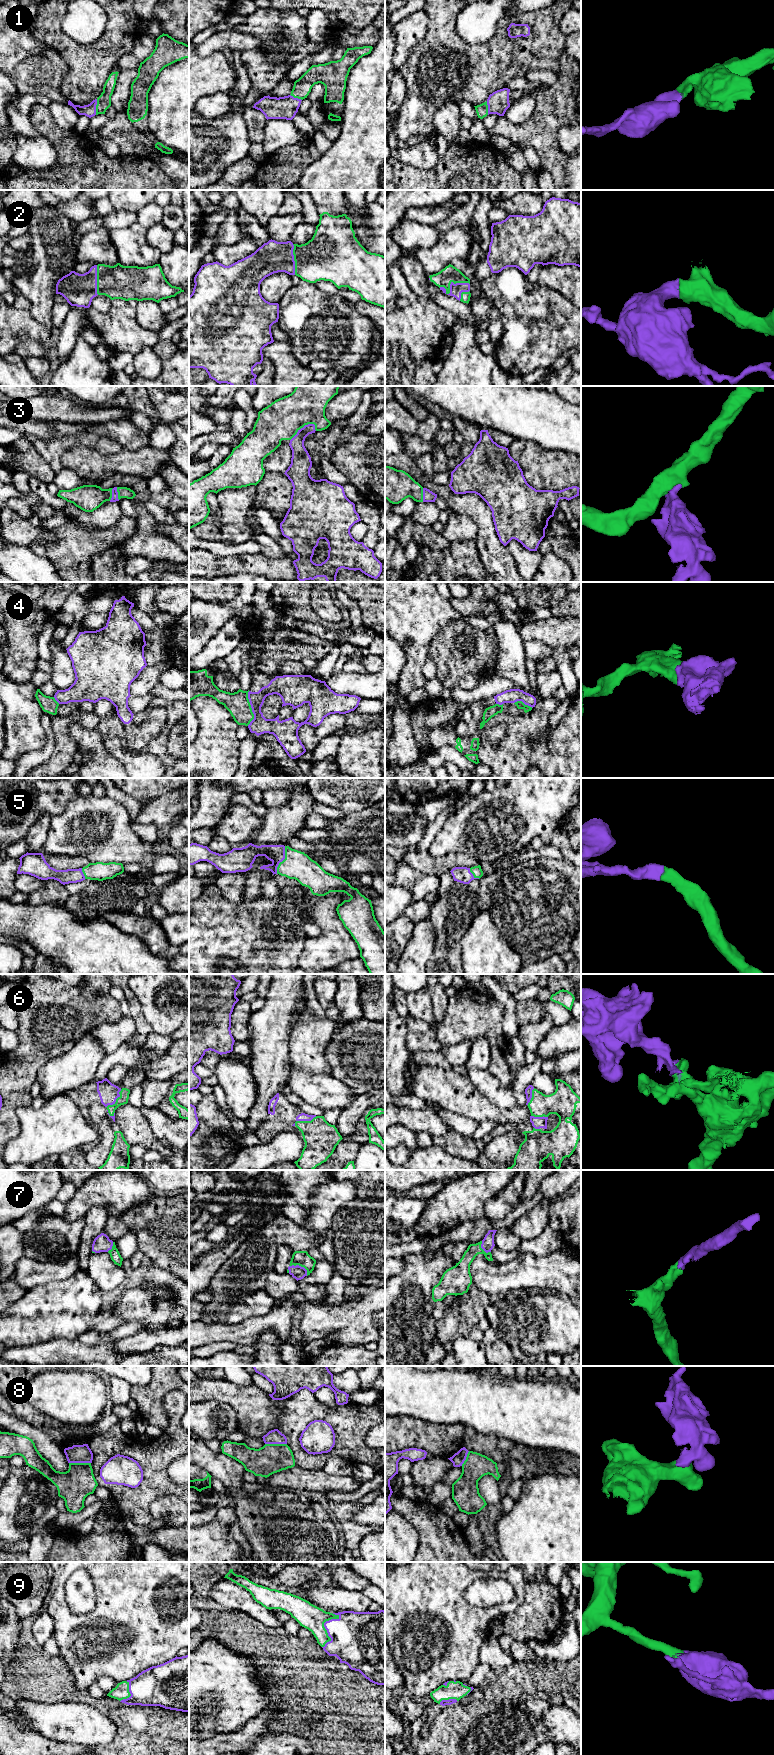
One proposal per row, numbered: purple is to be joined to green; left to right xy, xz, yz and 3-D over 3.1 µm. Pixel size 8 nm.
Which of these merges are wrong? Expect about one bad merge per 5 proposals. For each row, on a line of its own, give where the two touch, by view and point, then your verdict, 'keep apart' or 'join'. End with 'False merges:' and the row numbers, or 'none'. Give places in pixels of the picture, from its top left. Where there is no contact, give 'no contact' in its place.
1: meets green in xy at (96, 107); join
2: meets green in yz at (449, 285); join
3: meets green in xz at (302, 427); join
4: meets green in xz at (251, 708); keep apart
5: meets green in xz at (283, 860); join
6: meets green in xy at (116, 1100); join
7: meets green in xz at (300, 1265); join
8: meets green in xy at (80, 1463); keep apart
9: meets green in xz at (324, 1627); join
False merges: 4, 8

